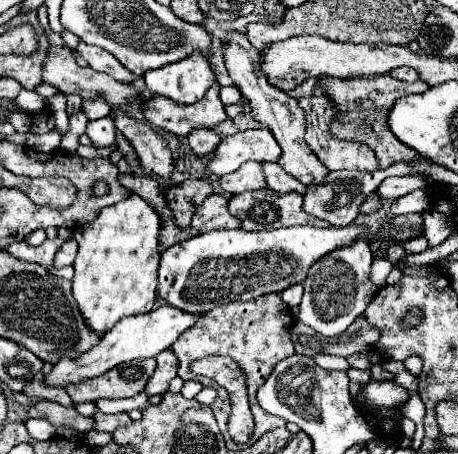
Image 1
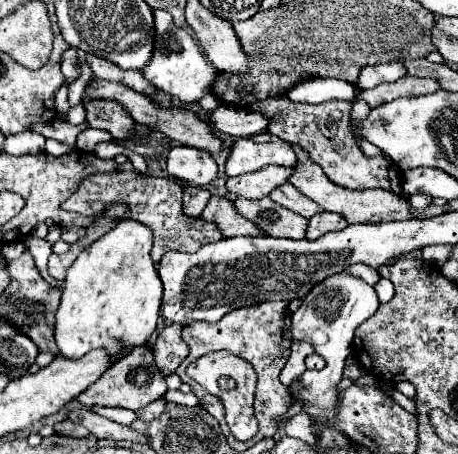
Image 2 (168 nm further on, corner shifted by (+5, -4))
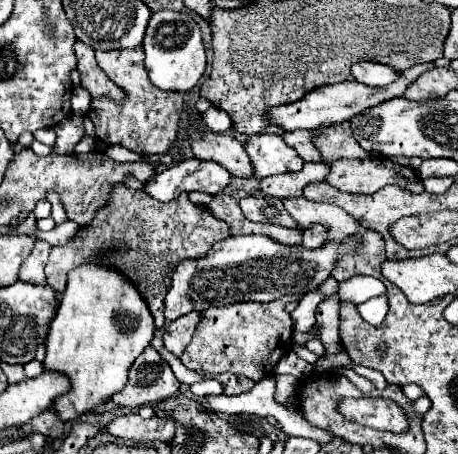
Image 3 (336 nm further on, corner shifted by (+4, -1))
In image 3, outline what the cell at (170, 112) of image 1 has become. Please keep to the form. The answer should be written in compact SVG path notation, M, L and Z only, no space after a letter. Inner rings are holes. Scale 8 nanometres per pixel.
M424 62L424 64L416 64L408 70L402 70L398 72L398 80L384 86L384 88L370 88L370 86L364 86L364 84L358 84L358 82L342 82L342 84L330 84L330 86L322 86L318 90L312 90L310 94L306 94L302 100L294 102L294 104L286 104L286 106L276 106L270 114L266 114L270 118L270 124L274 126L280 126L284 130L314 130L314 128L320 128L320 126L332 126L332 124L340 124L340 122L346 122L350 120L352 116L380 104L380 102L386 102L386 100L392 100L396 96L402 96L406 92L406 88L420 76L424 74L426 70L432 70L434 68L434 62Z

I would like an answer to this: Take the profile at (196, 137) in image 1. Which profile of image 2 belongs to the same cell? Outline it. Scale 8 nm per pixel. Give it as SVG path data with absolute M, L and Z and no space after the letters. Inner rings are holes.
M173 147L167 157L167 171L191 185L207 185L217 175L217 163L207 151L195 147Z

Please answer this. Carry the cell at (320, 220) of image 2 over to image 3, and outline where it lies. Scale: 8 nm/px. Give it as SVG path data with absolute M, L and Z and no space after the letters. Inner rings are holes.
M312 226L312 230L304 232L304 248L316 250L322 246L324 238L326 238L326 228L324 226Z

